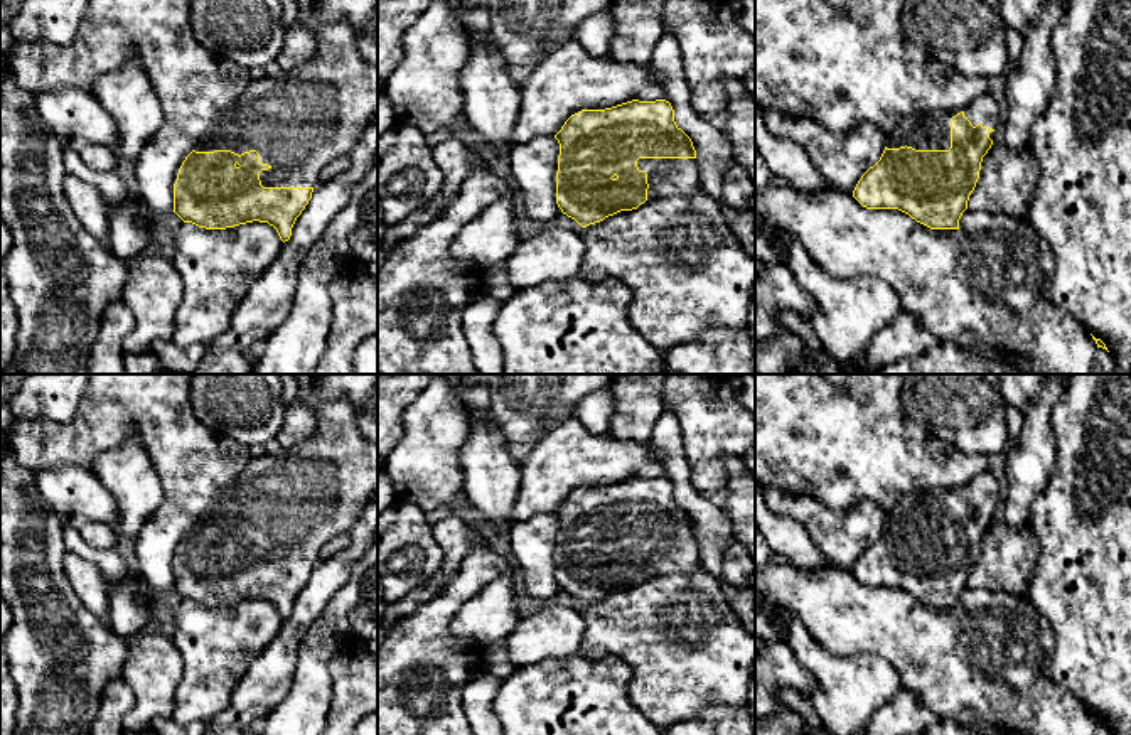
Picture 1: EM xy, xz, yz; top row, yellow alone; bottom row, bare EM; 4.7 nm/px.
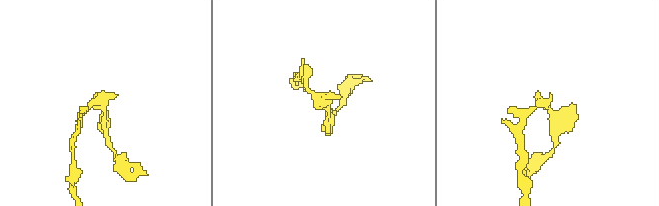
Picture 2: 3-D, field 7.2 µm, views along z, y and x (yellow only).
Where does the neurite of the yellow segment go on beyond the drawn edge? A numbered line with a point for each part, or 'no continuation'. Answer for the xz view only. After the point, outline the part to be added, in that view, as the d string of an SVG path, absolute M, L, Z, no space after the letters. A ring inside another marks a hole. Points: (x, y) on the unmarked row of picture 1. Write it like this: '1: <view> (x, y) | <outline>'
1: xz (666, 555) | M639 536L637 545L647 551L647 578L689 573L701 565L696 536Z

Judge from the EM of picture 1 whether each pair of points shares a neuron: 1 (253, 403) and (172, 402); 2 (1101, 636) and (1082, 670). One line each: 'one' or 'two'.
1: two
2: one

